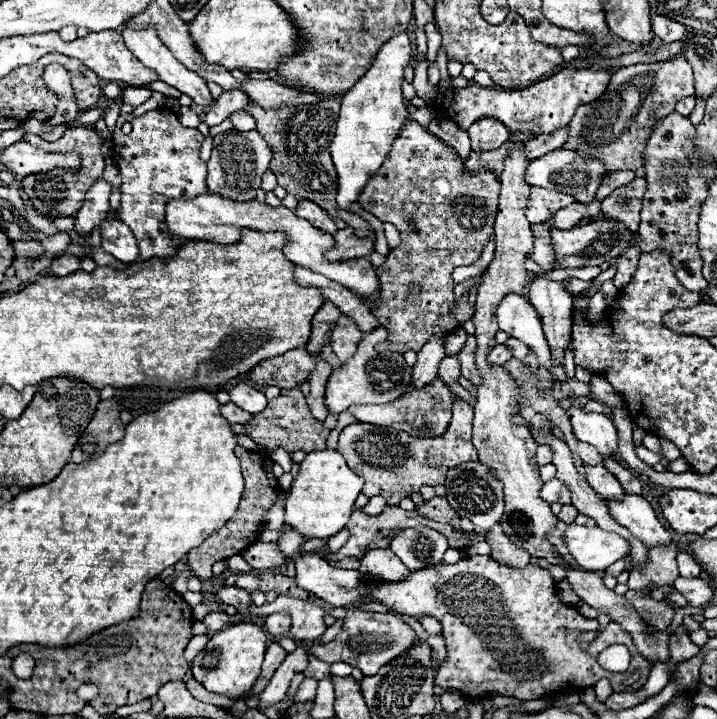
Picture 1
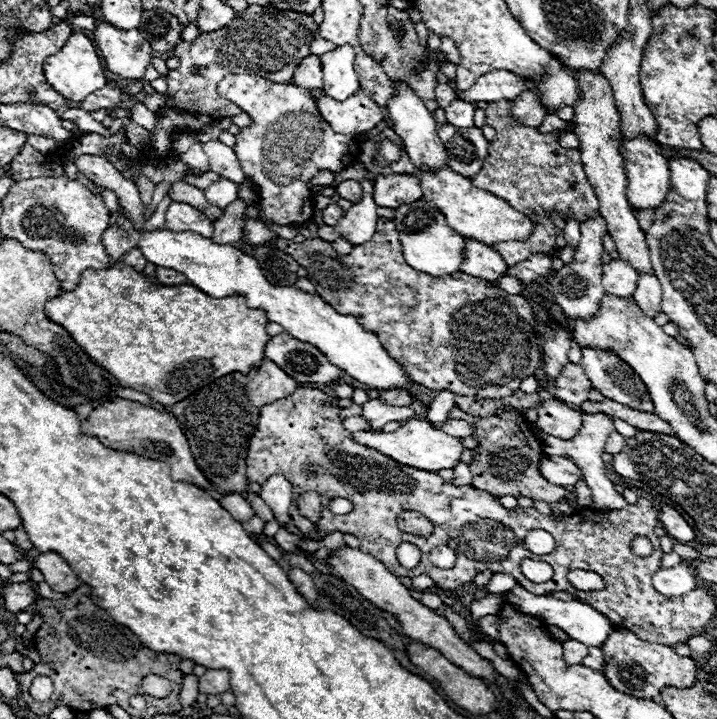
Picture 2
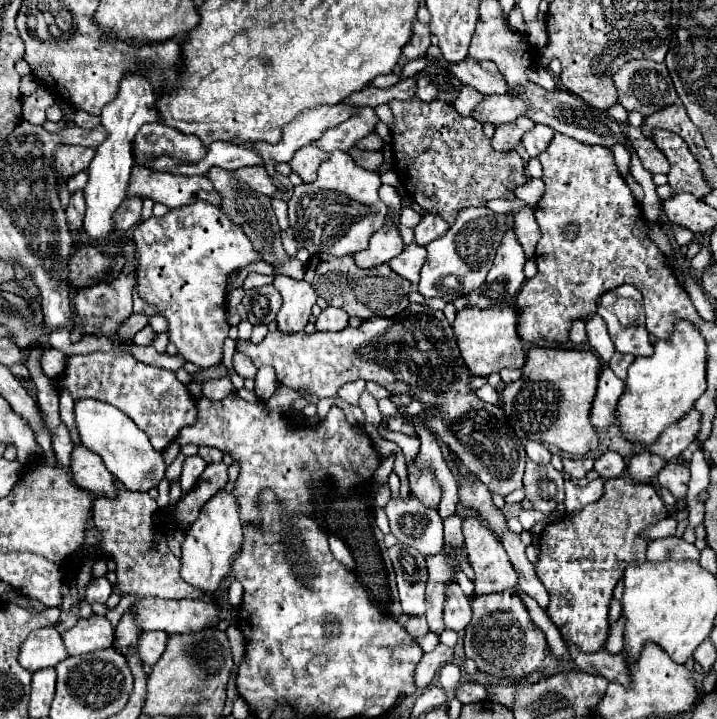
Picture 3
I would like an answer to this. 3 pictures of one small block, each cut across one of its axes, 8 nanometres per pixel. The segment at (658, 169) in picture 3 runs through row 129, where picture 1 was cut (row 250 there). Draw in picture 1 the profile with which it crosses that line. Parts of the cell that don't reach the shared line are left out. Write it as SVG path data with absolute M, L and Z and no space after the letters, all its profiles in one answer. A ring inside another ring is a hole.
M630 248L622 258L616 260L616 276L614 276L616 288L622 288L622 286L626 286L632 280L640 254L642 252L638 248Z

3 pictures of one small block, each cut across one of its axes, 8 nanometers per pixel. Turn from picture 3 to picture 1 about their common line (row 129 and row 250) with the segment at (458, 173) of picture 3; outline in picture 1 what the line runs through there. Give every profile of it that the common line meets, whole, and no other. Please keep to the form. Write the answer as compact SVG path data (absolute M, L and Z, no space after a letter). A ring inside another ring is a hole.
M410 120L410 124L402 128L398 142L392 144L386 156L384 166L380 166L380 170L370 178L370 182L364 186L358 198L360 206L366 212L374 214L382 222L392 222L402 234L400 246L390 250L386 262L376 268L382 291L381 298L372 306L372 314L388 330L388 340L378 344L378 350L392 350L400 354L404 354L406 350L418 352L430 336L448 334L450 330L458 328L464 320L468 320L474 314L472 306L468 304L468 298L460 298L460 304L456 304L456 314L450 312L454 306L452 272L454 268L470 266L480 258L482 248L488 242L488 236L492 234L494 218L498 212L498 196L500 196L500 182L490 170L480 168L468 174L464 160L450 144L430 134L418 122ZM410 282L418 282L422 290L420 296L406 294L406 286L410 286Z

